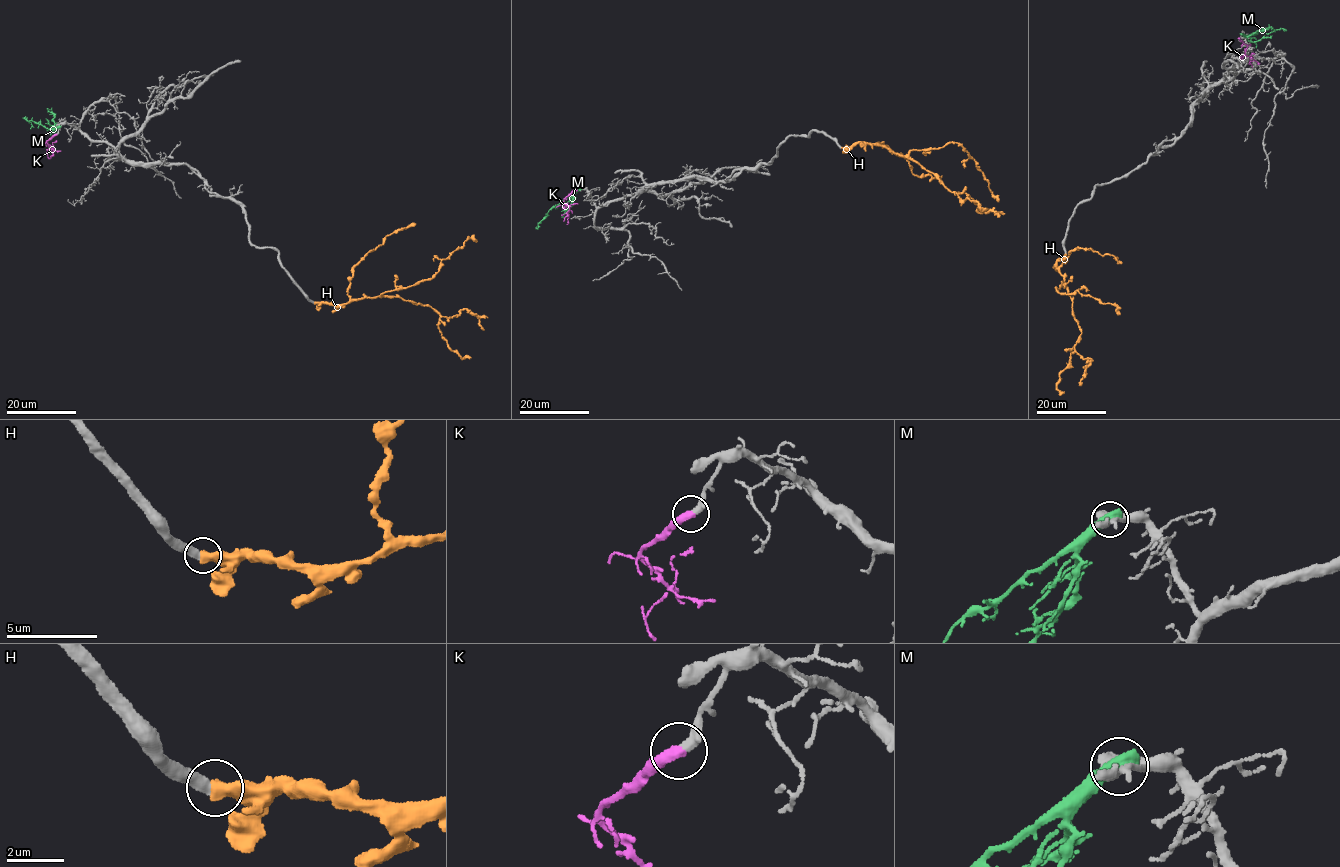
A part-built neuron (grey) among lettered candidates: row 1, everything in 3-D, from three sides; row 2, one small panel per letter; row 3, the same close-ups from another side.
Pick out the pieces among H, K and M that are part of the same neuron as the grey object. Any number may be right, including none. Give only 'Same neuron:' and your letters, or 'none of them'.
Same neuron: K

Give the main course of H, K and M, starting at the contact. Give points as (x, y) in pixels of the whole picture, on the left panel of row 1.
H: (315, 303), (342, 305), (407, 288), (432, 278), (443, 259), (463, 246), (465, 240), (477, 240)
K: (56, 134), (46, 142), (53, 149), (50, 159)
M: (59, 126), (49, 129), (23, 118)

